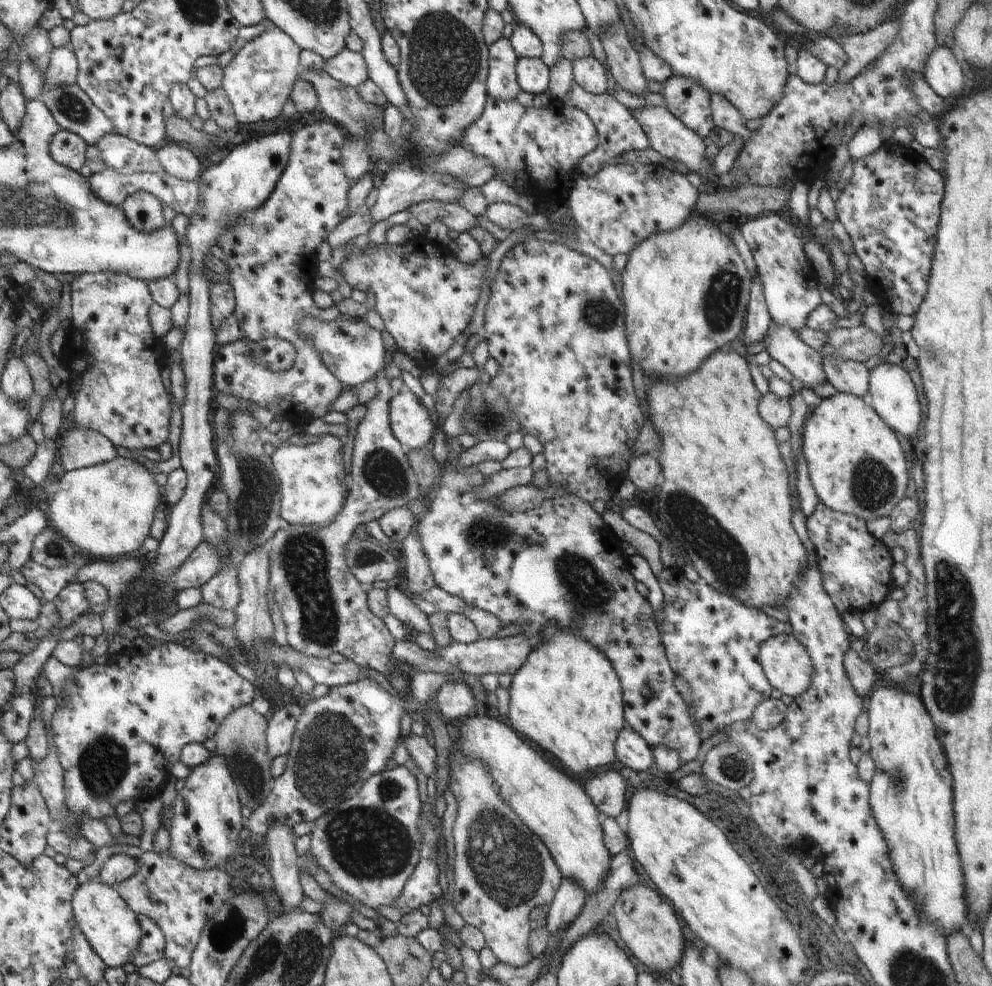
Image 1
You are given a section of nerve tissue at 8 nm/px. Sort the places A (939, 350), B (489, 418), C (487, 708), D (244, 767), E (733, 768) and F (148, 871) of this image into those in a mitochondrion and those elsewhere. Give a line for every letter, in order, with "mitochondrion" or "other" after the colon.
A: mitochondrion
B: mitochondrion
C: other
D: mitochondrion
E: mitochondrion
F: other

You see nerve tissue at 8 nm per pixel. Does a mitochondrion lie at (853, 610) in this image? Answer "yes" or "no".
no

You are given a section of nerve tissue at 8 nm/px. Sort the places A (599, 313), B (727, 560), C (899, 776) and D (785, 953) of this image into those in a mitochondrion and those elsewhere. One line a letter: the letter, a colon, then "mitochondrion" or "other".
A: mitochondrion
B: mitochondrion
C: mitochondrion
D: other

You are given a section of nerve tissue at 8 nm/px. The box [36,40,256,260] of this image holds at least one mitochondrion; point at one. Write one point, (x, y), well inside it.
(69, 105)

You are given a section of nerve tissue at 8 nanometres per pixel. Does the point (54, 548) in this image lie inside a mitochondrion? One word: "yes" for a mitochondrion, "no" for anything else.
yes

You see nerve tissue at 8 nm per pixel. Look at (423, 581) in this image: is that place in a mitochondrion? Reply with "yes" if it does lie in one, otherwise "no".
no

